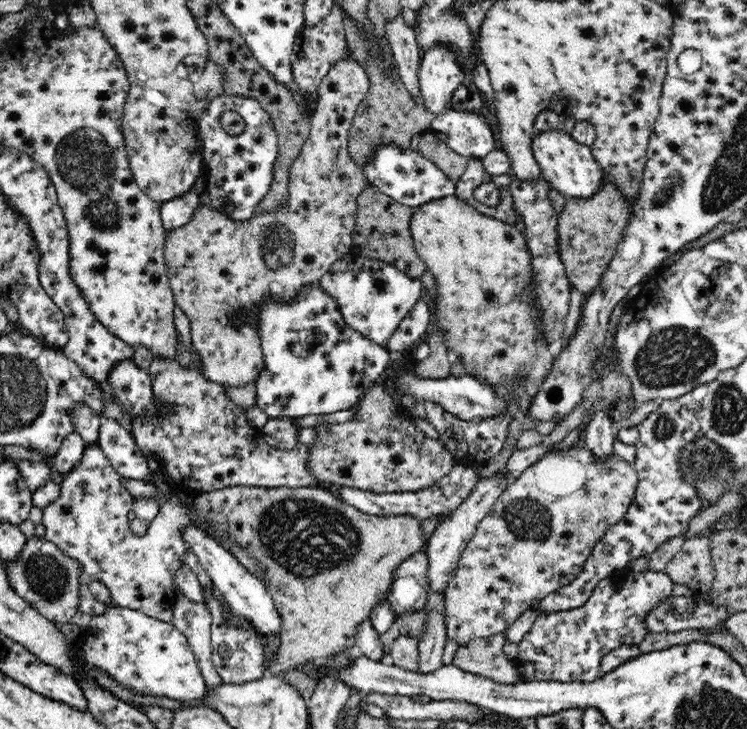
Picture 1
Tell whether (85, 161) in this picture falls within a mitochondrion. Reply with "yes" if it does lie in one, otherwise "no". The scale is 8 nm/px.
yes

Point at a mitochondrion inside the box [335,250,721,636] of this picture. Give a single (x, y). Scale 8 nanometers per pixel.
(676, 355)

